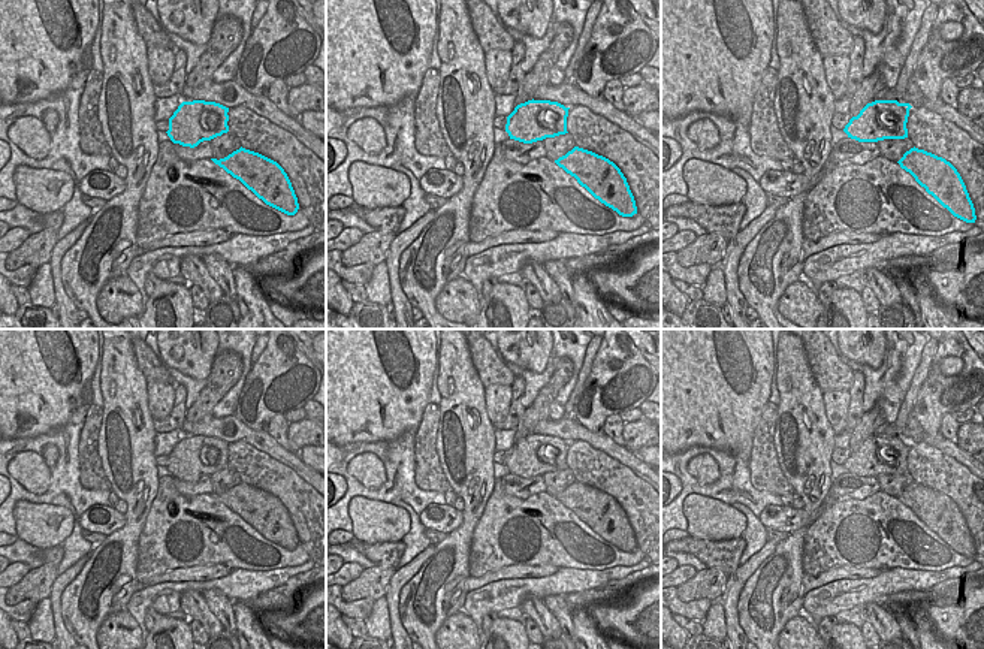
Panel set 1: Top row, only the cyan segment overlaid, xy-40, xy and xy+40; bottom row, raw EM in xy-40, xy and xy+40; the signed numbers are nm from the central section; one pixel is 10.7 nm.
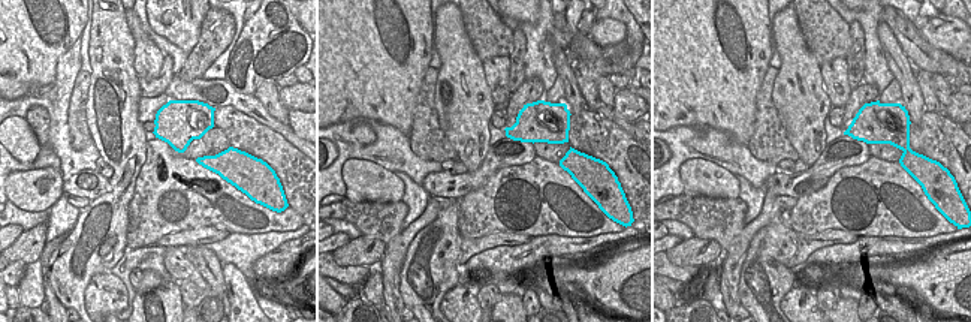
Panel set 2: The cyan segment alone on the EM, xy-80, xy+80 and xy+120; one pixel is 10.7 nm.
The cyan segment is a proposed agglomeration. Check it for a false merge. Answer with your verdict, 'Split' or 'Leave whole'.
Leave whole.

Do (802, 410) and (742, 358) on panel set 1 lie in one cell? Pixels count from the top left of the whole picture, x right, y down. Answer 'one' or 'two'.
two

